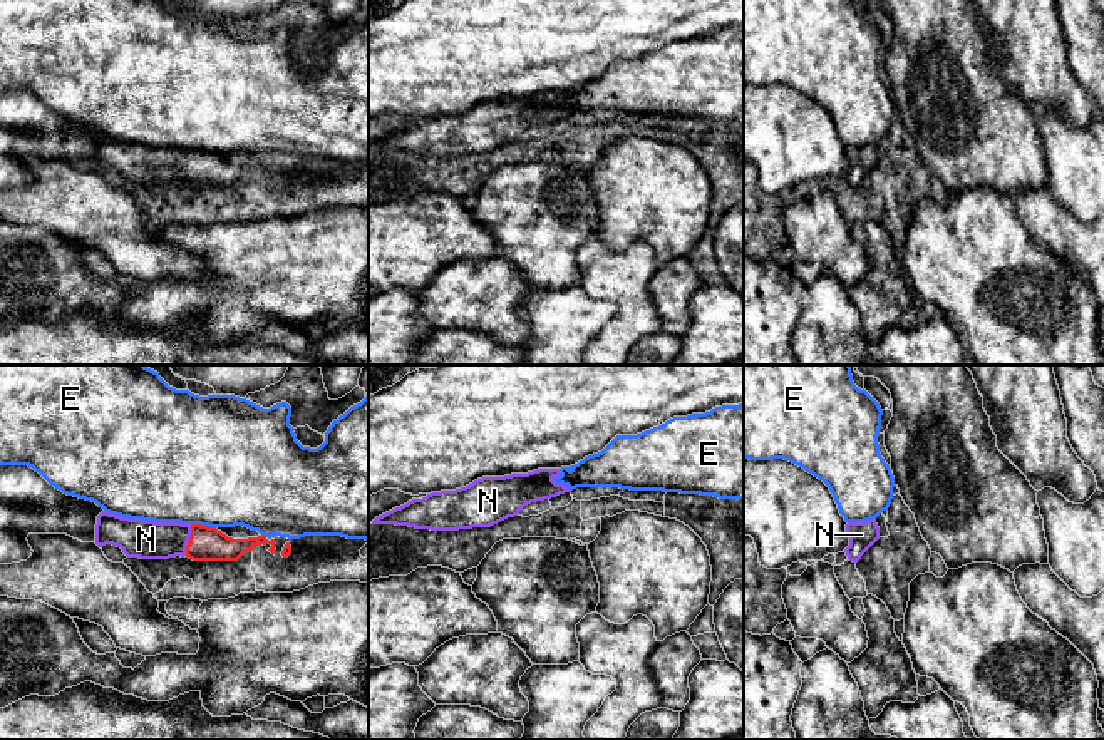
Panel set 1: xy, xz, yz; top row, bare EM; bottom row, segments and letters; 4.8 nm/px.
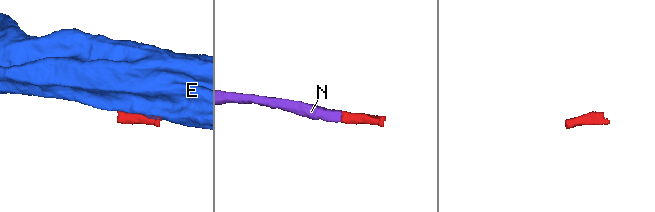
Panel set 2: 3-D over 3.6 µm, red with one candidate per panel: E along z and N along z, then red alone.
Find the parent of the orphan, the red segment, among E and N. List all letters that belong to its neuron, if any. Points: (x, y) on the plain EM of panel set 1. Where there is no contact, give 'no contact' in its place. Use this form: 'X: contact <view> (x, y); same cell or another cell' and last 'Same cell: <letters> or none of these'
E: contact xy (203, 151); another cell
N: contact xy (190, 164); same cell
Same cell: N

